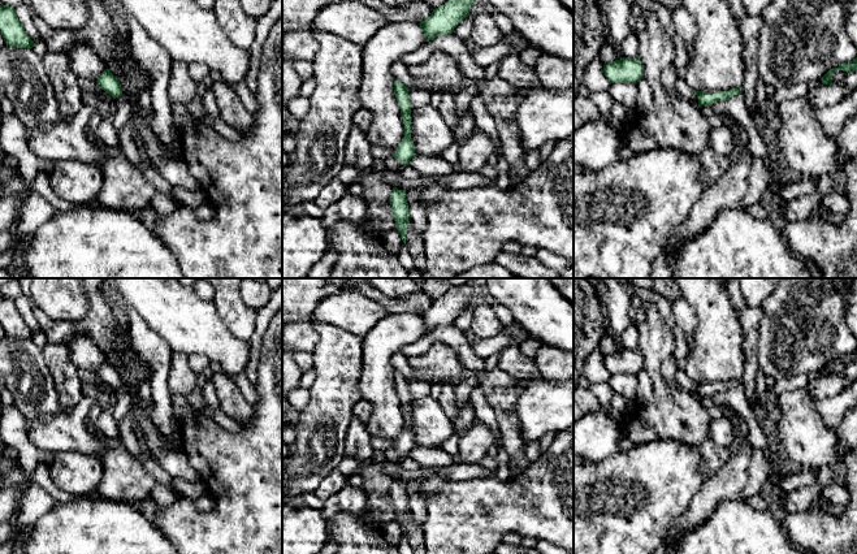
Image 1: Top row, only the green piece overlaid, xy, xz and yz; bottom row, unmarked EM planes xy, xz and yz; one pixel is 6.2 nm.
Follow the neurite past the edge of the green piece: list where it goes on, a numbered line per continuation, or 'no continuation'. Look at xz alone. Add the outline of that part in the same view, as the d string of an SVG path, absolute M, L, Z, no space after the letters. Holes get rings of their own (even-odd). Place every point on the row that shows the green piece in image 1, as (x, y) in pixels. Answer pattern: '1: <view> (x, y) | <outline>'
no continuation

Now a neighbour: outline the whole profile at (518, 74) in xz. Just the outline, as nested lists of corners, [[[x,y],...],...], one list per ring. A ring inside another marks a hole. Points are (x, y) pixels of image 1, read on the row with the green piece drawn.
[[[512,52],[501,60],[498,77],[514,88],[532,90],[541,86],[533,66],[524,64],[519,52]]]

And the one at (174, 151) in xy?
[[[159,140],[163,151],[169,156],[169,157],[182,157],[182,146],[181,142],[177,144],[164,144]]]

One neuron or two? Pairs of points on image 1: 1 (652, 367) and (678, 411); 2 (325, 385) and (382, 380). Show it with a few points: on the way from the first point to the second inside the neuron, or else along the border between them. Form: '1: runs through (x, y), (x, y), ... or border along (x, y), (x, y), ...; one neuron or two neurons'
1: runs through (656, 377), (667, 401); one neuron
2: border along (363, 353), (359, 379), (360, 397); two neurons

